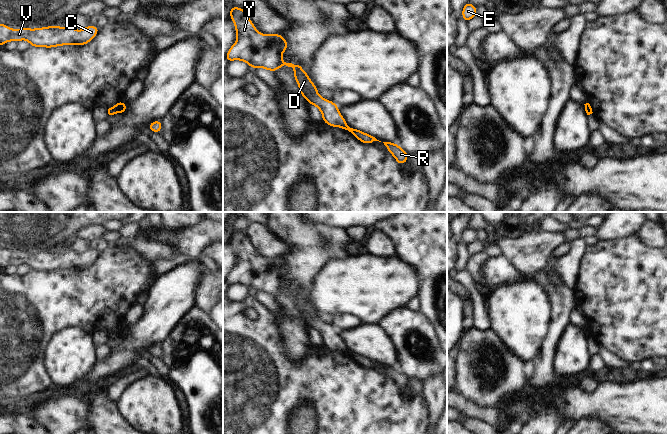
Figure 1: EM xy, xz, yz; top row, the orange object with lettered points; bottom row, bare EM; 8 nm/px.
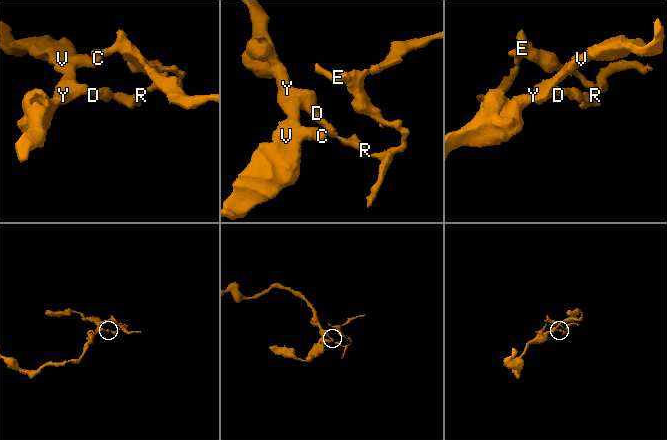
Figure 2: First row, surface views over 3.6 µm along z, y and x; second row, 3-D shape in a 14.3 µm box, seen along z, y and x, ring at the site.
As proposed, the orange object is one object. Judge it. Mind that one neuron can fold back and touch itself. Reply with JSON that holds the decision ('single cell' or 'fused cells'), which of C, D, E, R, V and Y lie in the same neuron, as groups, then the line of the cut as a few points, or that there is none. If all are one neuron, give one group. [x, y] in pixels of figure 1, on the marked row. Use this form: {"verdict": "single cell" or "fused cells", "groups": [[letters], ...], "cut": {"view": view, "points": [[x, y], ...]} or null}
{"verdict": "fused cells", "groups": [["C", "D", "V", "Y"], ["E", "R"]], "cut": {"view": "xz", "points": [[347, 126], [344, 128]]}}

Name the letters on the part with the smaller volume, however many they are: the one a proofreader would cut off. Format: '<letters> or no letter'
E, R.

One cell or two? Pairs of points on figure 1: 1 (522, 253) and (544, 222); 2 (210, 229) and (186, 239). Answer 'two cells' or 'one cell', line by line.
1: two cells
2: one cell

